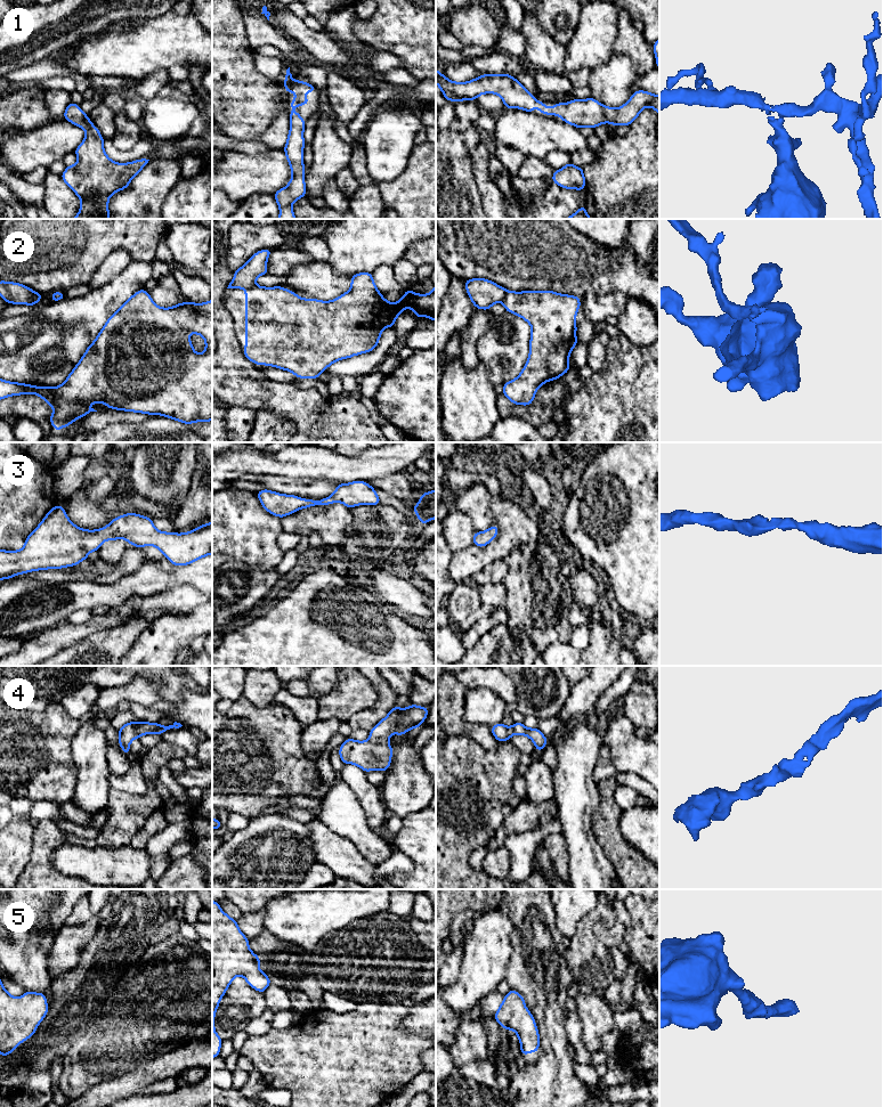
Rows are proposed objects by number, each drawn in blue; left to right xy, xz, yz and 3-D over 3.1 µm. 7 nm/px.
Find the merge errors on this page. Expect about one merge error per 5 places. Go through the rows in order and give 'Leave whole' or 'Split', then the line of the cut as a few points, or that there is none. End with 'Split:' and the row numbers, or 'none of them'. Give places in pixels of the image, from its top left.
1: Leave whole. No split
2: Leave whole. No split
3: Leave whole. No split
4: Leave whole. No split
5: Leave whole. No split
Split: none of them

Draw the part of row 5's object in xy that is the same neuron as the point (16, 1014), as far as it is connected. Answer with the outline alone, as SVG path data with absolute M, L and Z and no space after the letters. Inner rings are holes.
M0 980L0 1055L8 1057L18 1044L33 1036L47 1012L44 993L25 992L21 998L15 998L6 991Z

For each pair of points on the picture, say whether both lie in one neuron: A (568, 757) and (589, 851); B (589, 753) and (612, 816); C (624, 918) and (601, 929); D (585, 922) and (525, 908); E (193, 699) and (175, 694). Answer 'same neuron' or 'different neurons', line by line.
A: same neuron
B: different neurons
C: same neuron
D: different neurons
E: different neurons

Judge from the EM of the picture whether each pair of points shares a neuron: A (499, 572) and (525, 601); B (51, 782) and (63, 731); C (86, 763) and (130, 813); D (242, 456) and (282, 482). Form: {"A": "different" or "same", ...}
{"A": "different", "B": "same", "C": "different", "D": "different"}

